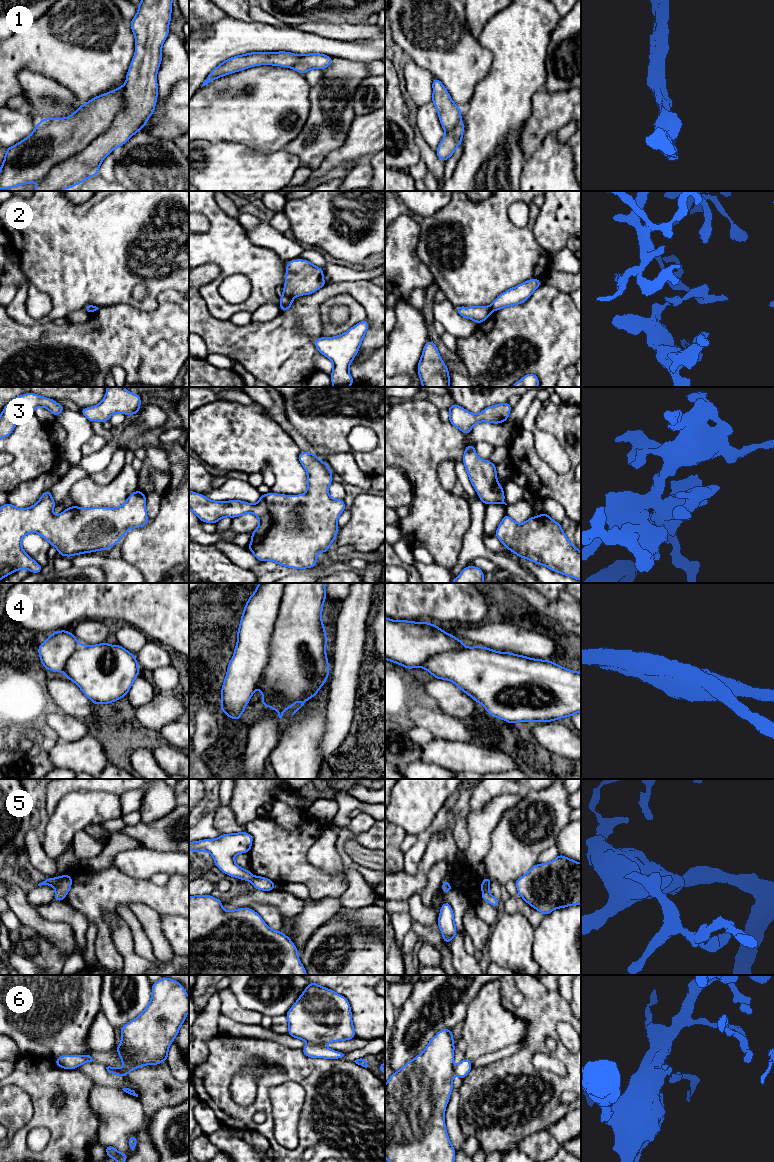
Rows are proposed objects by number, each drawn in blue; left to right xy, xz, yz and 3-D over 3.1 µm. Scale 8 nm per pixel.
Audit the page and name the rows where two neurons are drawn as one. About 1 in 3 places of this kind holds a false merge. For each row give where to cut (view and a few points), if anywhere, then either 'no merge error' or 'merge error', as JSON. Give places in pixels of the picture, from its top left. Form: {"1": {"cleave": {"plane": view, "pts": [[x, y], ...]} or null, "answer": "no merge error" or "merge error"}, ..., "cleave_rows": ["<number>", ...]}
{"1": {"cleave": null, "answer": "no merge error"}, "2": {"cleave": {"plane": "xz", "pts": [[283, 294], [291, 298]]}, "answer": "merge error"}, "3": {"cleave": null, "answer": "no merge error"}, "4": {"cleave": {"plane": "xz", "pts": [[286, 583], [272, 632], [269, 657], [261, 679], [256, 686]]}, "answer": "merge error"}, "5": {"cleave": {"plane": "xy", "pts": [[55, 878], [54, 886]]}, "answer": "merge error"}, "6": {"cleave": {"plane": "xz", "pts": [[310, 1043], [322, 1046]]}, "answer": "merge error"}, "cleave_rows": ["2", "4", "5", "6"]}

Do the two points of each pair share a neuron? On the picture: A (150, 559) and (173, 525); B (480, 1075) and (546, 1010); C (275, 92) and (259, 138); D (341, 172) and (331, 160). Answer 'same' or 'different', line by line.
A: same
B: same
C: same
D: different

